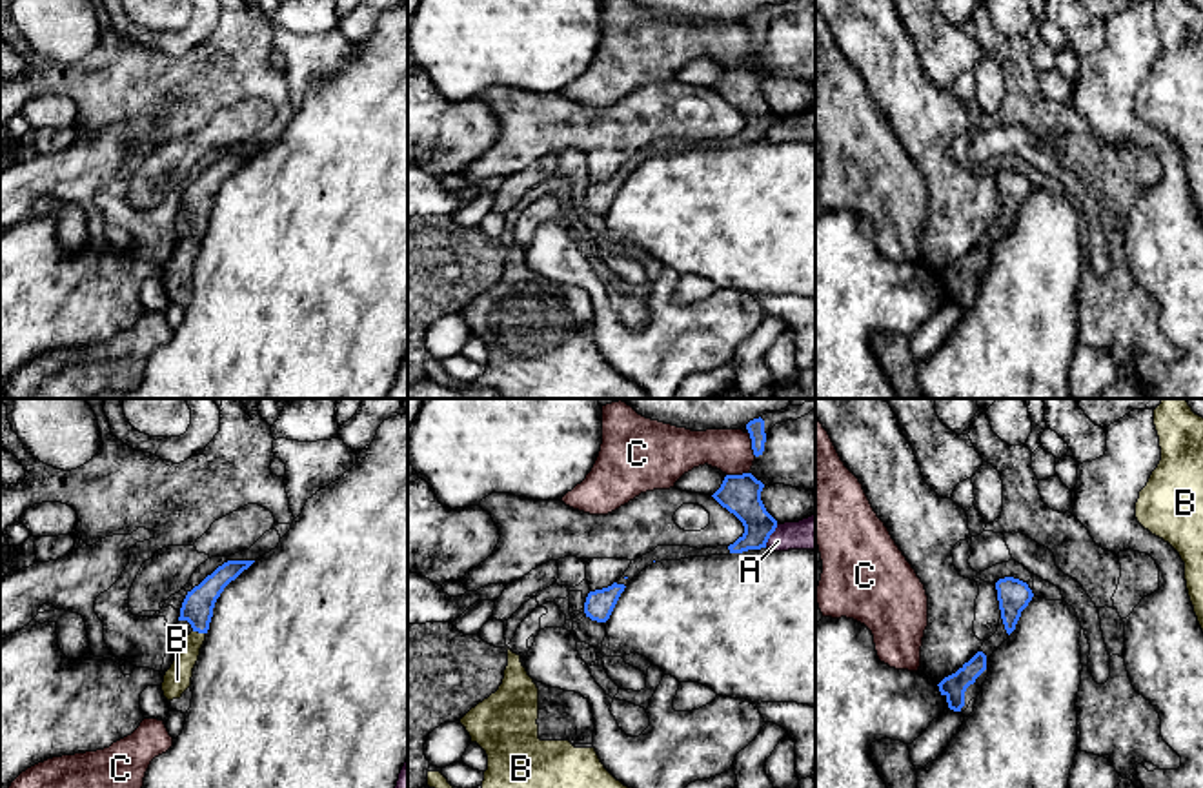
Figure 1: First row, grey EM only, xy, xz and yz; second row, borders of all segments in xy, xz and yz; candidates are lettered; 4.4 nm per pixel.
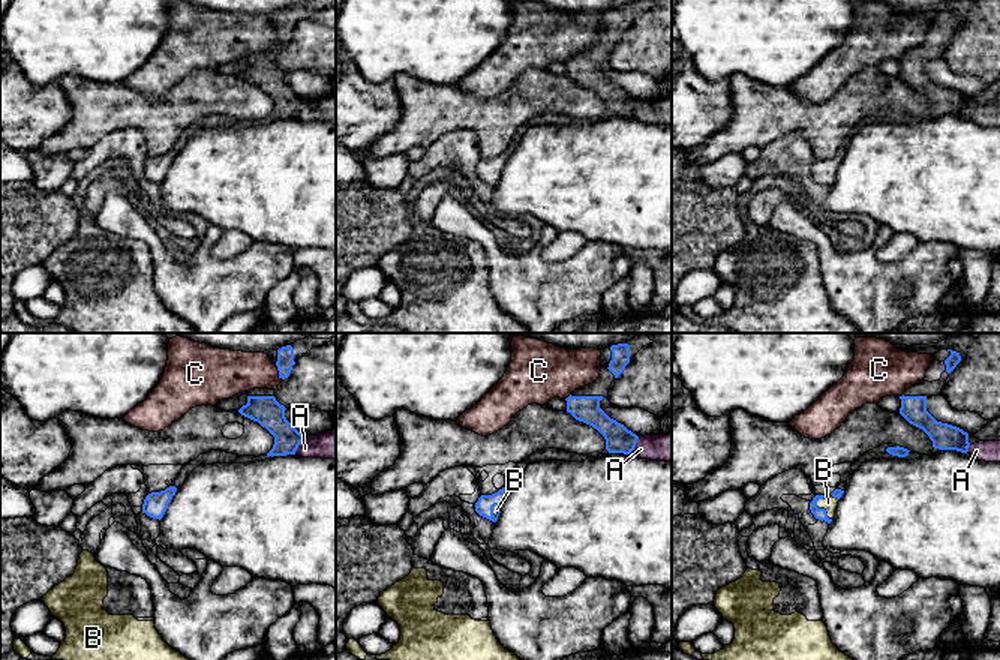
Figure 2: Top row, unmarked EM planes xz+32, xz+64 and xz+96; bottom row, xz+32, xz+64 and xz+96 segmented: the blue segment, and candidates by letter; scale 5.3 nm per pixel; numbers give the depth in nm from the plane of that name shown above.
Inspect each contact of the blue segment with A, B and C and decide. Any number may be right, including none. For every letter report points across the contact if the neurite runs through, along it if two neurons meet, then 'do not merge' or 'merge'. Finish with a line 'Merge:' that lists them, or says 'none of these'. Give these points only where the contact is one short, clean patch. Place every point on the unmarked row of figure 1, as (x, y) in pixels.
A: border along xz (778, 117), (765, 139); do not merge
B: runs through xy (197, 201), (199, 224), (177, 272); merge
C: do not merge
Merge: B

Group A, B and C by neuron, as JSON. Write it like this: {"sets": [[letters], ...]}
{"sets": [["A"], ["B"], ["C"]]}

